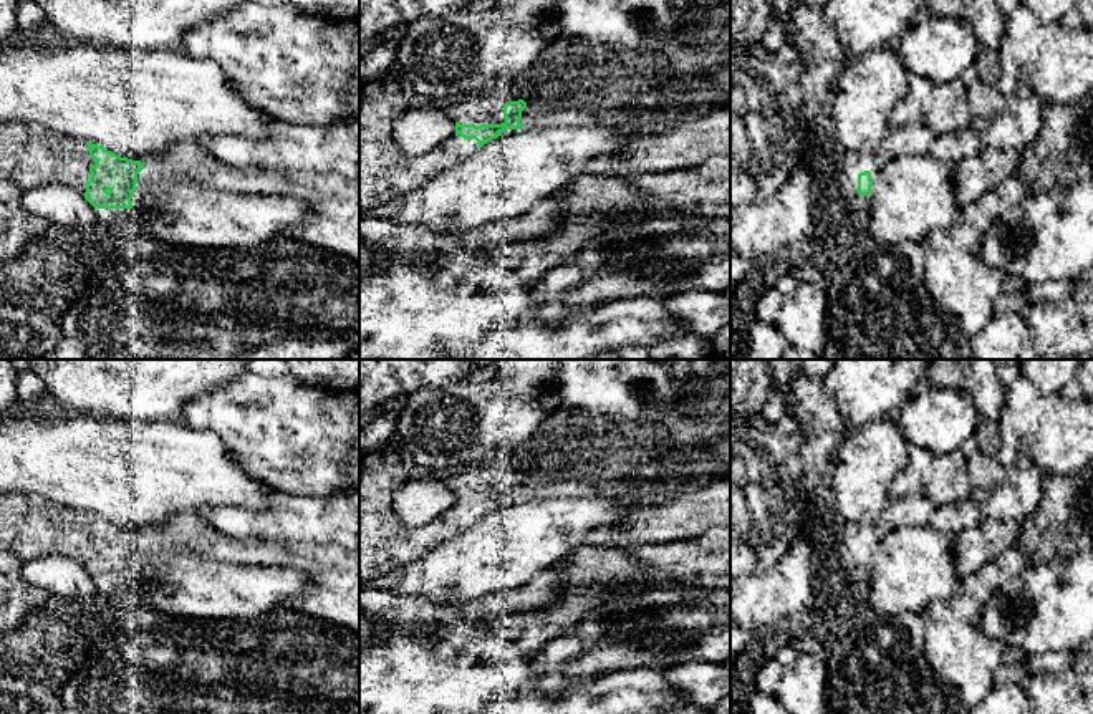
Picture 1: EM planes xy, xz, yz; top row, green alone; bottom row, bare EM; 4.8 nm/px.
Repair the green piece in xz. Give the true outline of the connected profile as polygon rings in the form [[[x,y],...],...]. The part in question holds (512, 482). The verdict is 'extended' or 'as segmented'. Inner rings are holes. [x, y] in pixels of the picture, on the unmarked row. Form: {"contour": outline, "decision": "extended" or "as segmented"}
{"contour": [[[394,432],[381,449],[359,456],[359,585],[397,572],[498,507],[556,497],[624,499],[644,489],[636,477],[548,475],[537,464],[518,462],[515,451],[503,451],[487,466],[447,479],[455,505],[431,523],[409,527],[394,510],[396,490],[411,479],[399,447]]], "decision": "extended"}

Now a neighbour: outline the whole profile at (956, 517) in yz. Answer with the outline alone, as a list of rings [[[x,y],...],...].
[[[964,499],[956,504],[937,505],[929,525],[944,533],[959,535],[967,528],[979,527],[984,520],[979,502]]]

